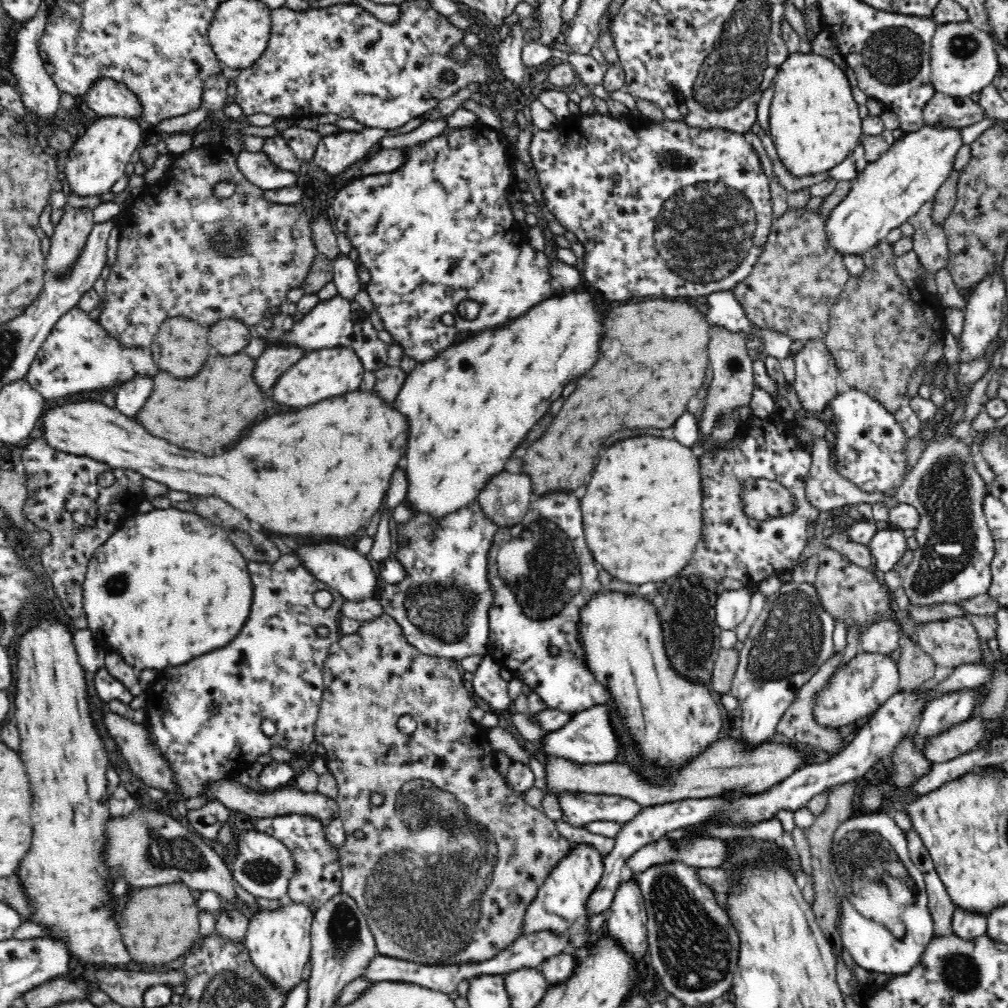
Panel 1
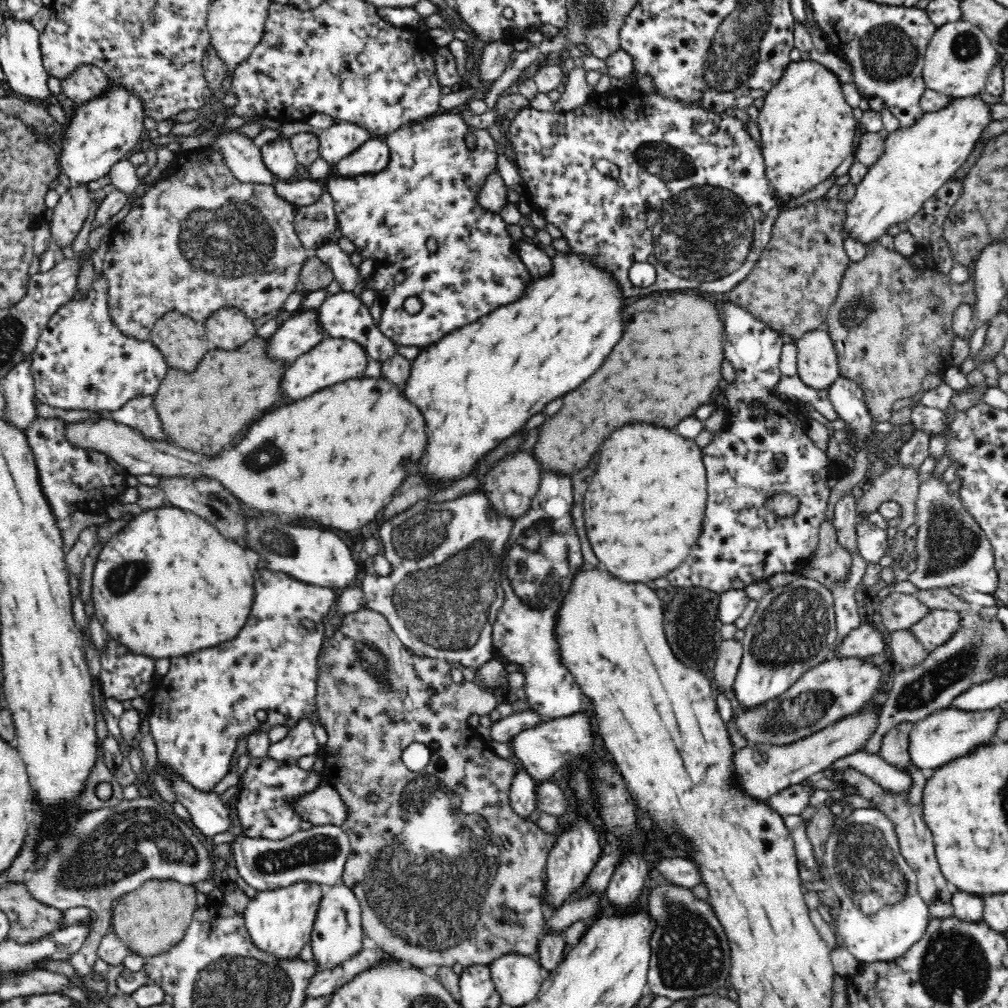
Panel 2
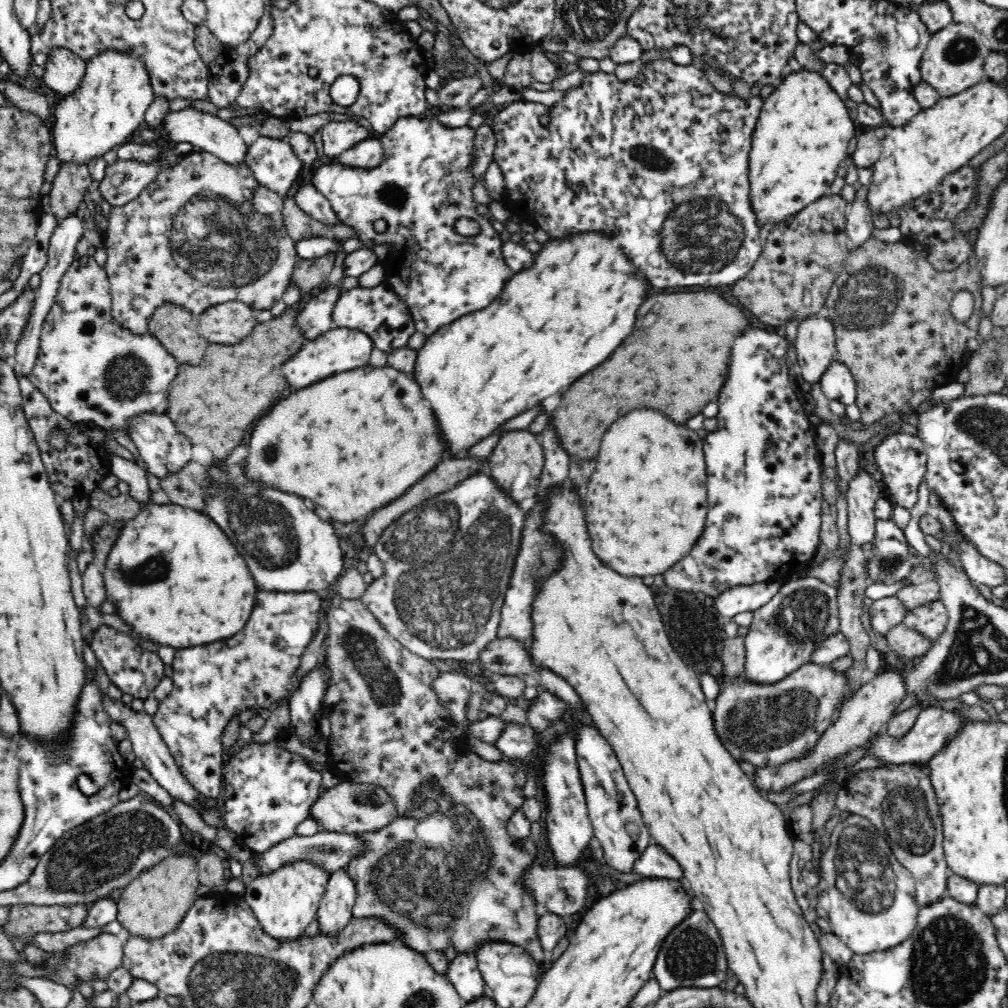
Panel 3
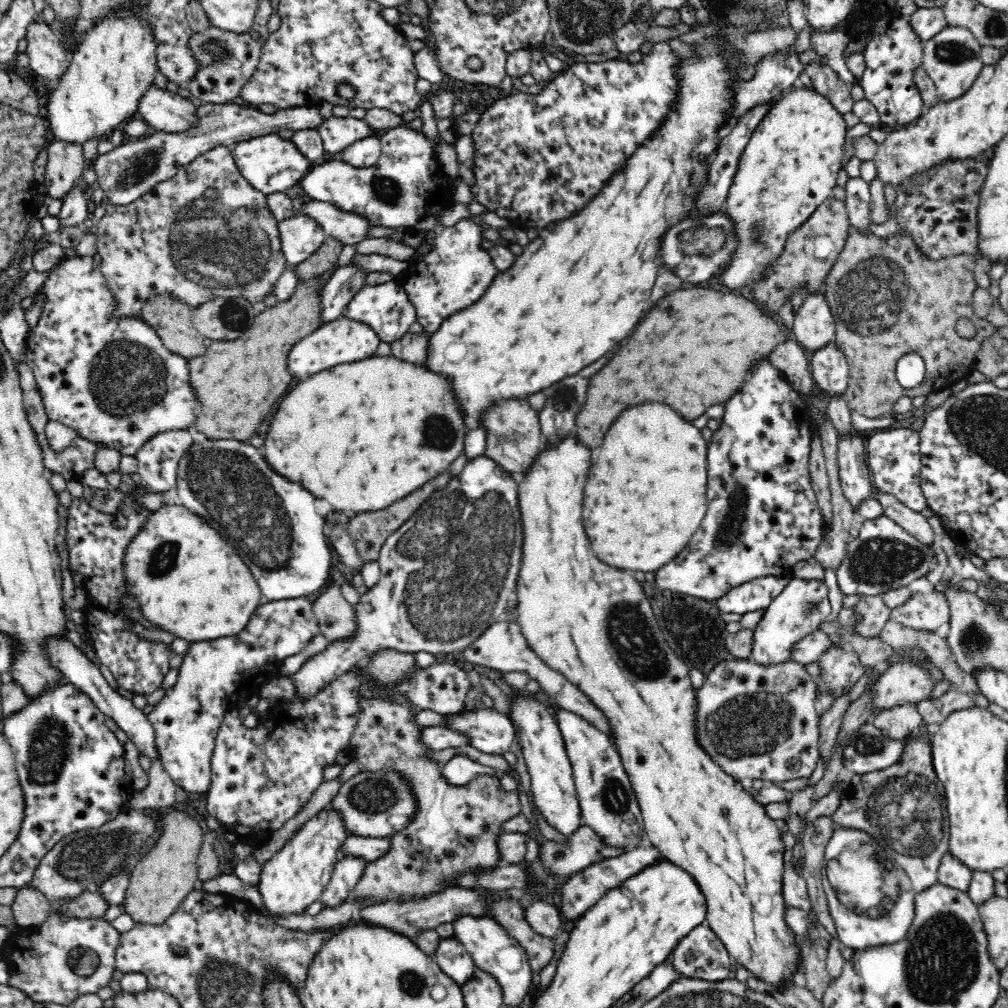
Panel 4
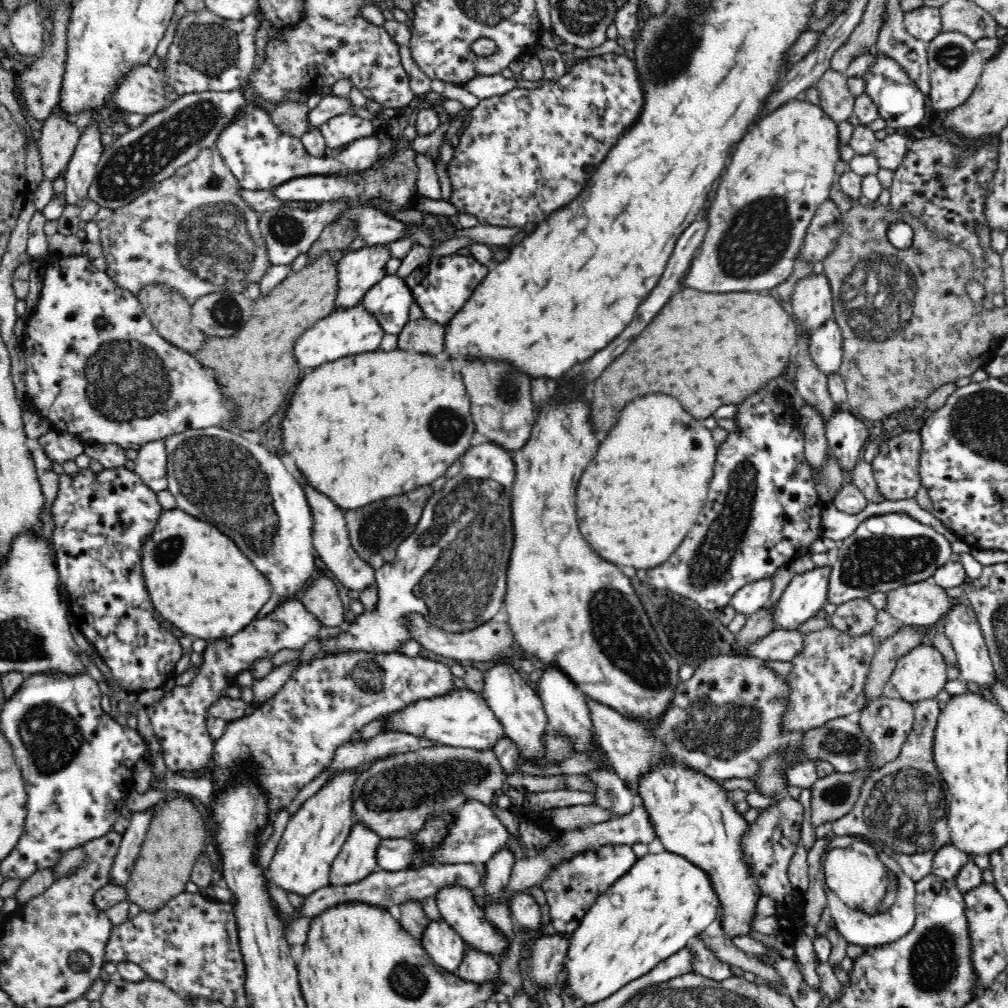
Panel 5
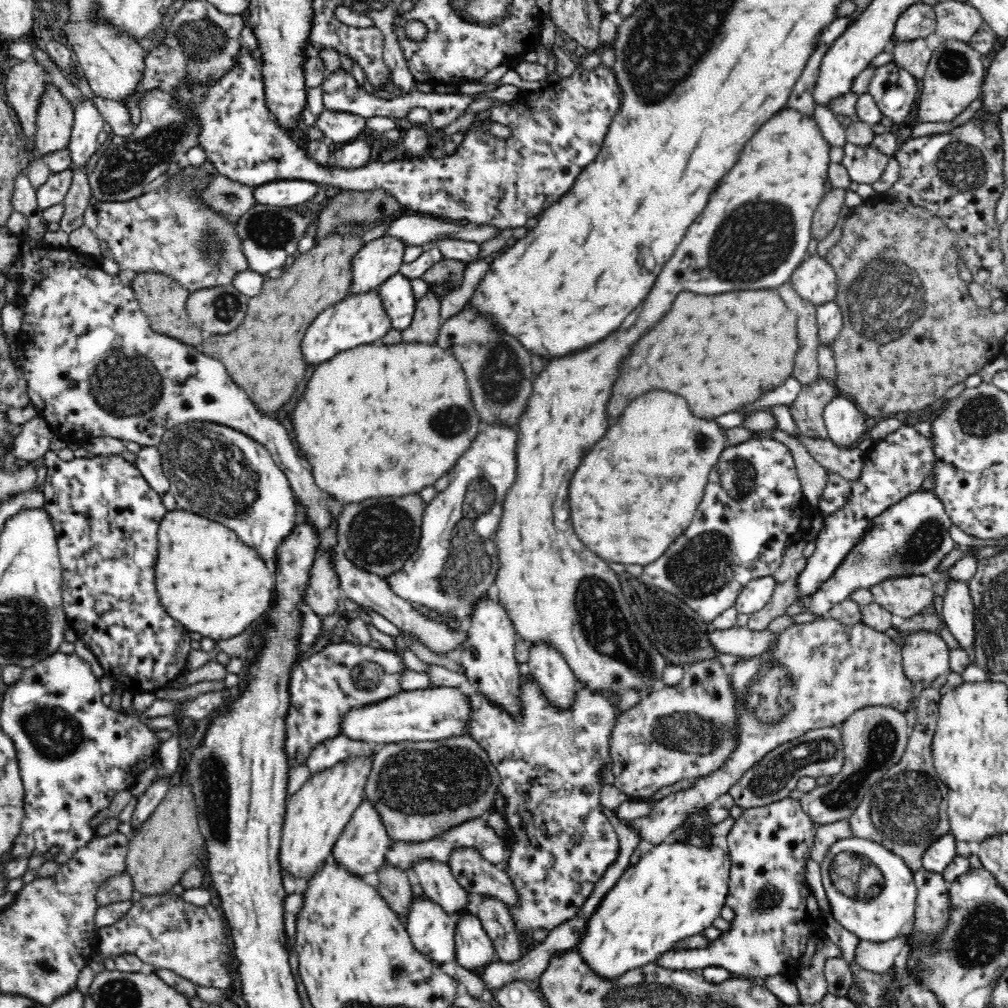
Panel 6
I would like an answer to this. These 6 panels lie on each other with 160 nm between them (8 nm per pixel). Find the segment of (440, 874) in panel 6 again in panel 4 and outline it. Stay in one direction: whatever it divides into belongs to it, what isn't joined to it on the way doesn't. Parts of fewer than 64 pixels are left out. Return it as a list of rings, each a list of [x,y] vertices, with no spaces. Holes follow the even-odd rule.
[[[462,914],[453,922],[454,938],[456,938],[470,953],[474,964],[480,970],[489,972],[502,987],[504,1004],[518,1006],[529,993],[530,984],[535,985],[537,976],[528,964],[526,951],[508,931],[492,918]]]

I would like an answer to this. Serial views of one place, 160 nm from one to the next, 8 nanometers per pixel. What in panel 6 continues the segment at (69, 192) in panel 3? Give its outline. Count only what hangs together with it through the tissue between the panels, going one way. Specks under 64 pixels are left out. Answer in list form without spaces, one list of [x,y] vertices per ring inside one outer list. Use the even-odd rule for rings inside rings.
[[[52,82],[44,84],[36,108],[36,152],[43,156],[56,152],[70,142],[74,126],[74,108],[66,96]]]

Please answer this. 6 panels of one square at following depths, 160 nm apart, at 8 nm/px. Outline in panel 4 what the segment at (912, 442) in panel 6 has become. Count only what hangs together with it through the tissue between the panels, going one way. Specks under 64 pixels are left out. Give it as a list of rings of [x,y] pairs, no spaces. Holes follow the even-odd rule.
[[[891,428],[878,431],[868,438],[868,470],[874,476],[874,486],[892,494],[904,506],[920,512],[926,508],[927,500],[921,489],[919,452],[919,431],[911,428]],[[790,578],[790,582],[782,589],[782,592],[765,608],[764,615],[754,629],[753,651],[751,660],[757,664],[770,665],[782,663],[791,660],[791,654],[794,642],[802,640],[808,636],[810,632],[816,631],[818,624],[822,624],[824,620],[831,618],[830,601],[828,601],[828,587],[823,580],[803,580],[802,578]]]

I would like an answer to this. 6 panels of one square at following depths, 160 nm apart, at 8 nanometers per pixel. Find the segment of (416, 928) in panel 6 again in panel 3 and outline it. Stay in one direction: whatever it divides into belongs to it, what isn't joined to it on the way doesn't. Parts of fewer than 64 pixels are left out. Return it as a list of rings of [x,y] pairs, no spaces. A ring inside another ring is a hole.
[[[456,951],[456,956],[448,960],[445,975],[466,1003],[474,998],[480,998],[487,991],[475,954],[472,952]]]

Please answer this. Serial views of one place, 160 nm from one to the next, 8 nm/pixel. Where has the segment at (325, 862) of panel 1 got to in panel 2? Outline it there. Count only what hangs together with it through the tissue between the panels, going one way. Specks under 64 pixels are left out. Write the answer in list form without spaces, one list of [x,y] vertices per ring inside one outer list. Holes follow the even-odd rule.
[[[269,754],[263,757],[252,757],[245,771],[240,774],[238,789],[242,789],[235,797],[235,809],[240,822],[241,834],[250,838],[264,838],[268,840],[282,840],[288,835],[300,830],[303,818],[294,810],[295,802],[304,798],[304,795],[317,790],[322,784],[322,775],[311,770],[305,770],[297,764],[277,762]]]

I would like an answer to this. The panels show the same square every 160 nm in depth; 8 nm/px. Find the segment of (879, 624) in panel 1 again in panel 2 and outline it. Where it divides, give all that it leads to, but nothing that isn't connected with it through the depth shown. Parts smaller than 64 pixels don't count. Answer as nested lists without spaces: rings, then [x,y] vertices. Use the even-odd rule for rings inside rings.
[[[864,621],[837,642],[832,654],[835,659],[843,657],[864,660],[872,655],[887,653],[886,645],[882,634],[871,623]]]

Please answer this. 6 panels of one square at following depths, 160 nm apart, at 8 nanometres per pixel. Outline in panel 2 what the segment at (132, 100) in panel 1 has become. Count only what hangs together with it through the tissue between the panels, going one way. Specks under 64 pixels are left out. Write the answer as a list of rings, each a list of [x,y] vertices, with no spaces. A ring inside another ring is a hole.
[[[90,64],[76,66],[70,76],[60,78],[62,92],[70,100],[80,103],[100,96],[108,86],[109,76],[101,69]]]

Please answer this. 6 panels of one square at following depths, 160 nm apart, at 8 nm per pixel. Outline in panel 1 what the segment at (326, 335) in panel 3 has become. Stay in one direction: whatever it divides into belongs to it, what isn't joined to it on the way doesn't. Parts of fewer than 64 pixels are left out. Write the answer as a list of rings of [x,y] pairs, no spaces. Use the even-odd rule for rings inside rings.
[[[348,346],[307,351],[299,361],[287,368],[280,376],[280,380],[274,384],[274,400],[278,404],[300,408],[320,402],[324,398],[342,396],[344,392],[360,388],[364,371],[364,363],[356,351]]]

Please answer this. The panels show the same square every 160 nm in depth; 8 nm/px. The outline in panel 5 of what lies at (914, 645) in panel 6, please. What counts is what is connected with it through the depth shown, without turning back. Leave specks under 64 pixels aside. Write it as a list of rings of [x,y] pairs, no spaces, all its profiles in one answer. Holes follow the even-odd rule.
[[[921,643],[897,661],[890,685],[897,698],[916,704],[936,697],[949,680],[946,661],[933,645]]]

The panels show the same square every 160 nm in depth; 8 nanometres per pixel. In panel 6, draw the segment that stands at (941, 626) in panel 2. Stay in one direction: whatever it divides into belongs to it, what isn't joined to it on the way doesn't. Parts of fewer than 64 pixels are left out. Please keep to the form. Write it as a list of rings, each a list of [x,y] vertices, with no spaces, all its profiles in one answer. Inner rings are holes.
[[[922,574],[892,576],[868,586],[868,590],[882,608],[902,618],[918,615],[939,603],[932,580]]]

